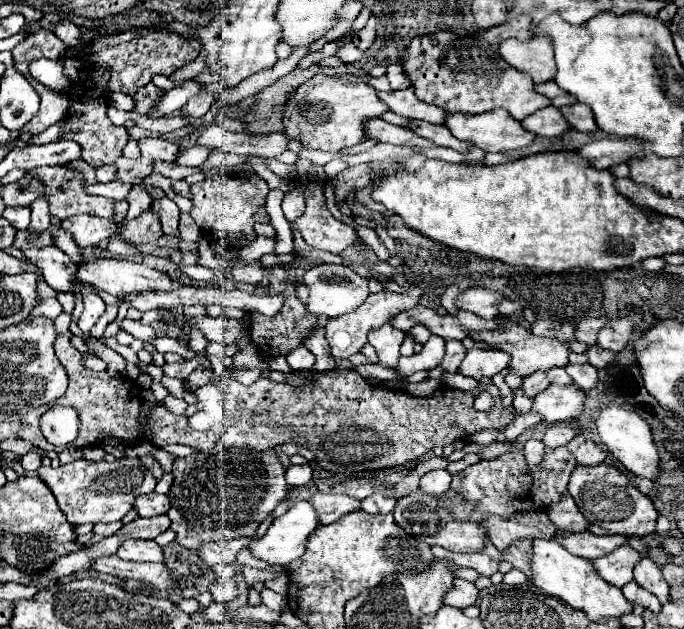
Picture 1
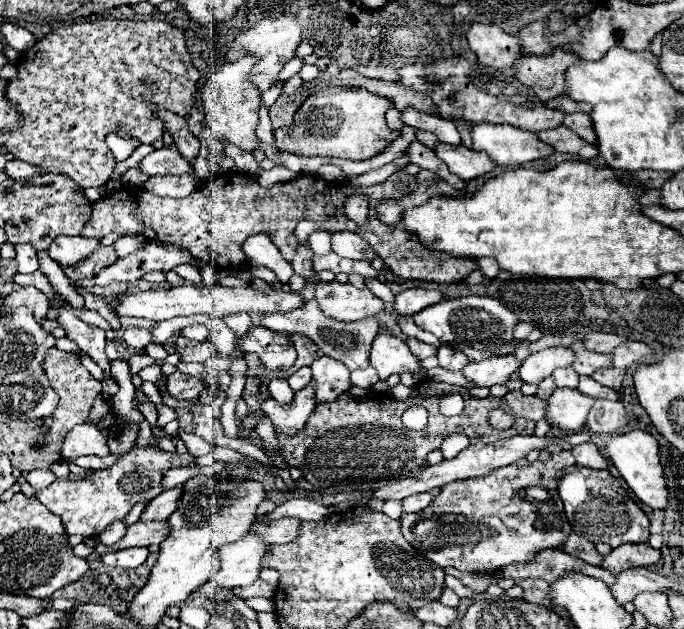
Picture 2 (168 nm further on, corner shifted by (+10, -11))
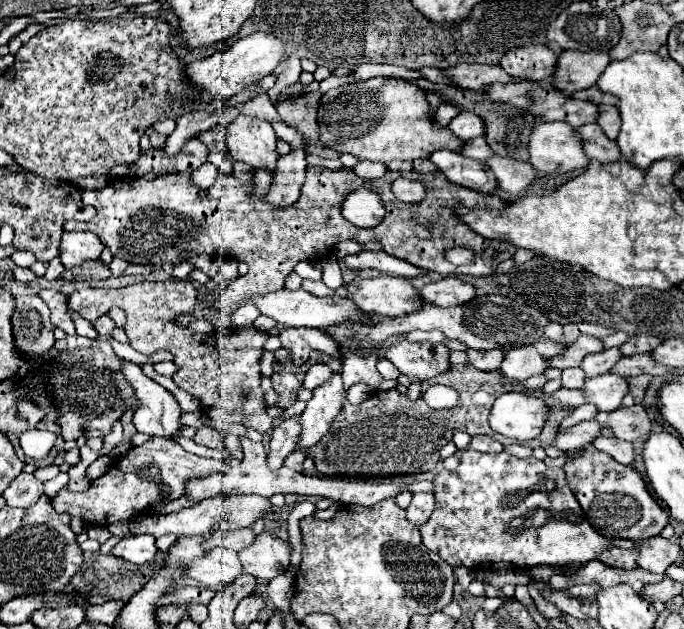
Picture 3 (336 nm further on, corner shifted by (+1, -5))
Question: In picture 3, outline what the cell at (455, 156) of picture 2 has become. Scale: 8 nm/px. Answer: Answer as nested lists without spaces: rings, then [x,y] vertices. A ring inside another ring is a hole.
[[[493,156],[491,160],[487,160],[487,166],[491,166],[491,170],[495,172],[501,190],[509,194],[521,194],[537,180],[537,170],[531,164],[515,162],[511,158]]]

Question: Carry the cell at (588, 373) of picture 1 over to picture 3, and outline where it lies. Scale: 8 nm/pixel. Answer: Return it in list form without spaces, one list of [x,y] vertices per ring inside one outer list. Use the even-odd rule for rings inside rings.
[[[643,406],[619,408],[609,414],[609,428],[621,440],[643,440],[651,432],[651,422]]]

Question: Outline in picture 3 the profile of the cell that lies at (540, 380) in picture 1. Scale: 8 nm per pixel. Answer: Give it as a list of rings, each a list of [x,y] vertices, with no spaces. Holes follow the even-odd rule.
[[[567,368],[561,374],[565,388],[583,388],[585,384],[585,372],[581,368]]]

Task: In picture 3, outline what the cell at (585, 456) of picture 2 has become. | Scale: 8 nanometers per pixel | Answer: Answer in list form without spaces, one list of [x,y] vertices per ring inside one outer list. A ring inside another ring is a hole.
[[[597,438],[597,440],[593,442],[593,446],[595,446],[597,450],[607,452],[607,454],[613,456],[619,464],[625,464],[625,466],[633,464],[633,460],[635,460],[635,450],[633,450],[633,444],[631,444],[631,442],[623,442],[623,440],[619,440],[619,438]]]

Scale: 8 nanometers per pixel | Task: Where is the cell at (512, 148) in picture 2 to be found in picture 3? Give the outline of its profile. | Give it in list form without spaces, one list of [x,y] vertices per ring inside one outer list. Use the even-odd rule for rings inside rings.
[[[539,122],[531,132],[529,154],[529,162],[543,174],[559,176],[589,164],[579,134],[567,122]]]

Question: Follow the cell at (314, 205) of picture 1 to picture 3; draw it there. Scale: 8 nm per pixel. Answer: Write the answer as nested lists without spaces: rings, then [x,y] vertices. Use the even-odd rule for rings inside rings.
[[[375,250],[375,252],[359,252],[355,256],[347,256],[345,264],[351,270],[363,270],[363,268],[373,268],[379,270],[381,274],[389,274],[389,276],[403,276],[403,278],[415,278],[415,276],[423,276],[425,272],[417,266],[411,266],[409,262],[403,262],[401,258],[395,258],[383,250]]]

